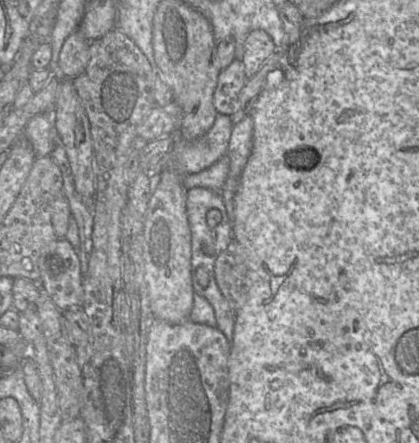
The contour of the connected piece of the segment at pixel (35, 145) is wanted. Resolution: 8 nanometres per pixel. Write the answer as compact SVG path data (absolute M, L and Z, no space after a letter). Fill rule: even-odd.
M55 111L34 116L23 129L22 137L29 141L36 157L50 155L60 145Z

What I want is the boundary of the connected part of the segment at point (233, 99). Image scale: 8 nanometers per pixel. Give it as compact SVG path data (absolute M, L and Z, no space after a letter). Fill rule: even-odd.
M234 59L221 70L214 90L214 106L217 113L231 115L239 107L239 94L247 82L242 60Z

